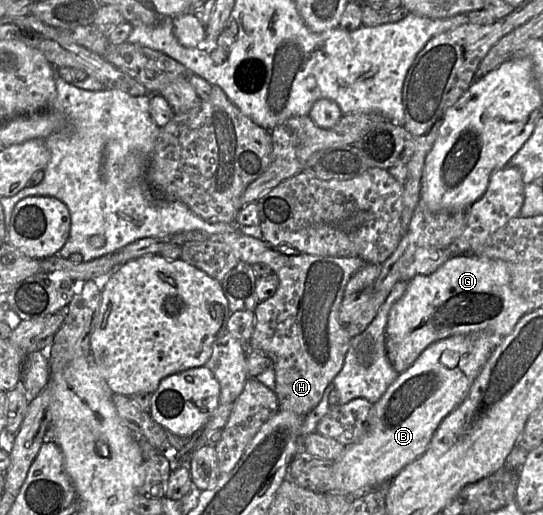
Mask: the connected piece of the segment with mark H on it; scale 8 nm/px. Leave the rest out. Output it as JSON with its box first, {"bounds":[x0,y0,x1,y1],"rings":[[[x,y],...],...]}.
{"bounds":[112,230,365,416],"rings":[[[239,230],[209,234],[183,231],[134,241],[112,253],[115,268],[146,255],[157,255],[168,245],[187,242],[221,242],[229,245],[240,260],[253,265],[264,263],[279,278],[275,294],[254,309],[254,330],[248,348],[264,351],[275,370],[274,393],[279,409],[306,416],[322,399],[325,389],[342,369],[352,337],[339,320],[339,308],[350,277],[365,264],[357,256],[321,256],[300,252],[289,245],[272,245]]]}

